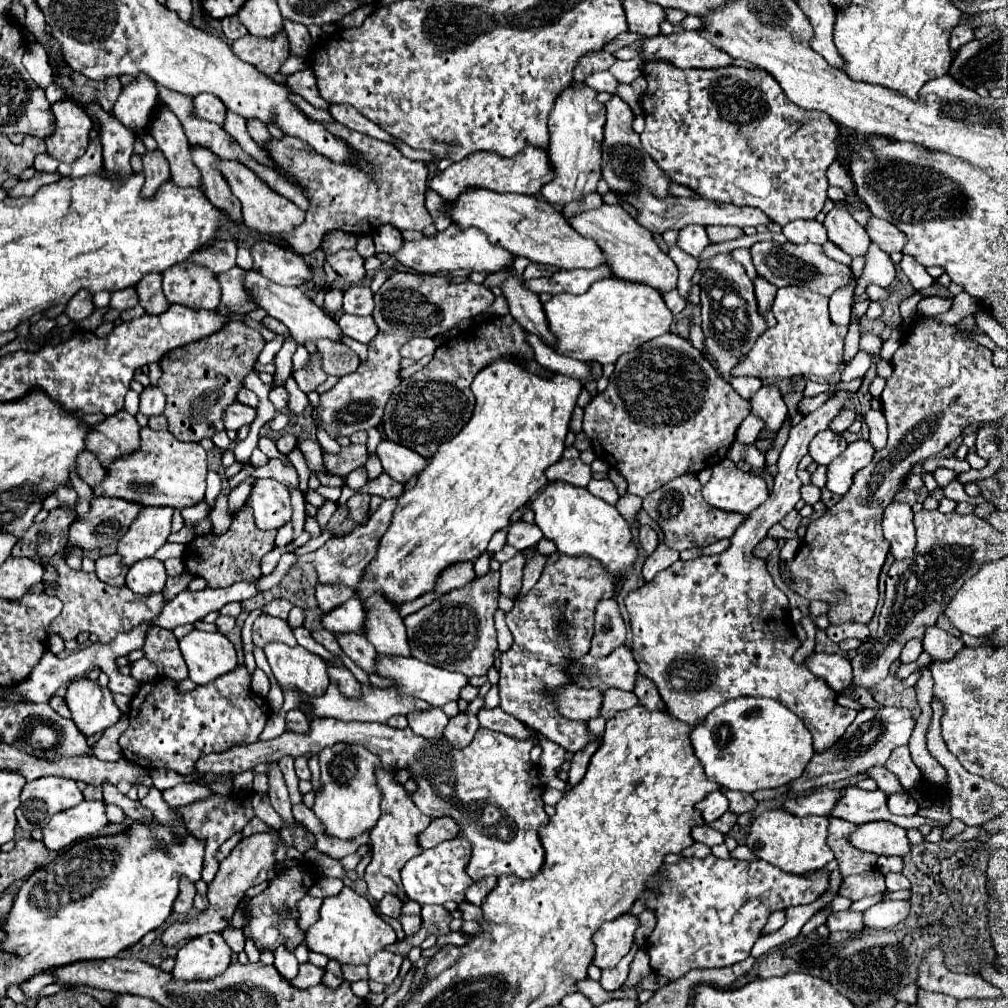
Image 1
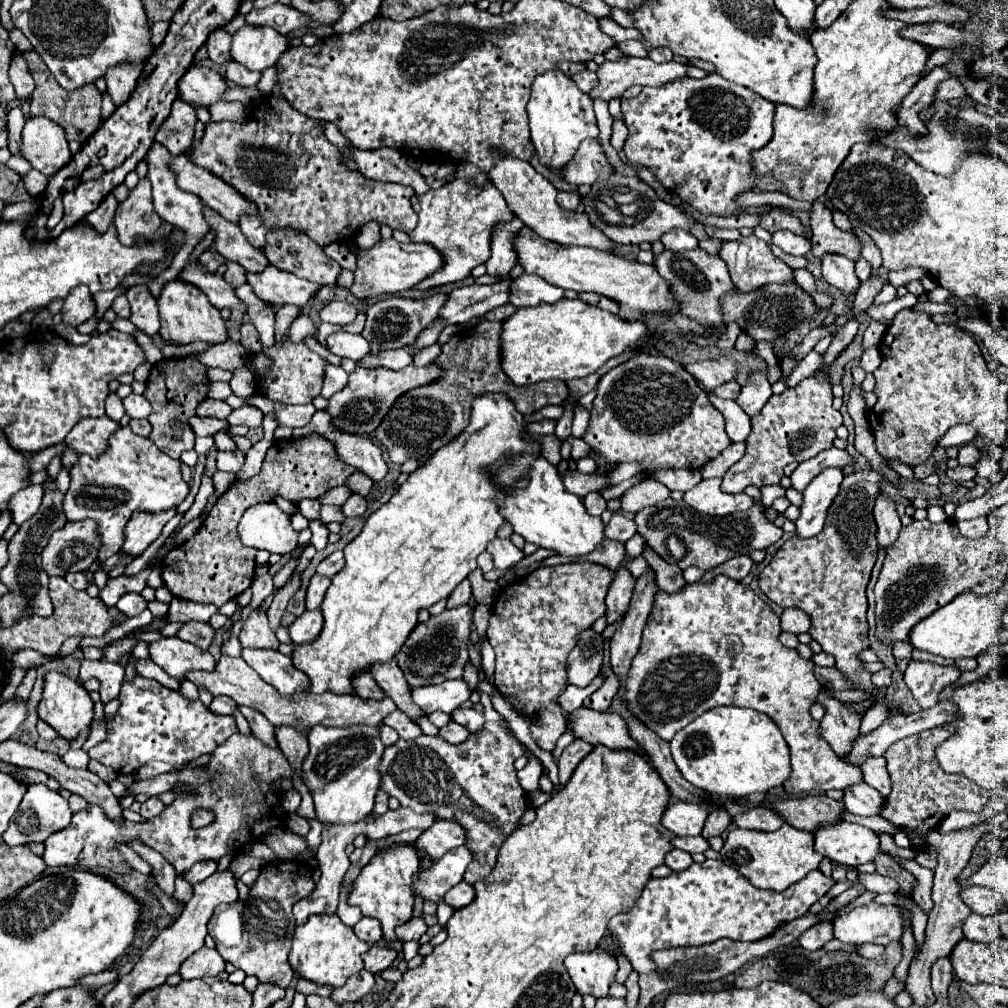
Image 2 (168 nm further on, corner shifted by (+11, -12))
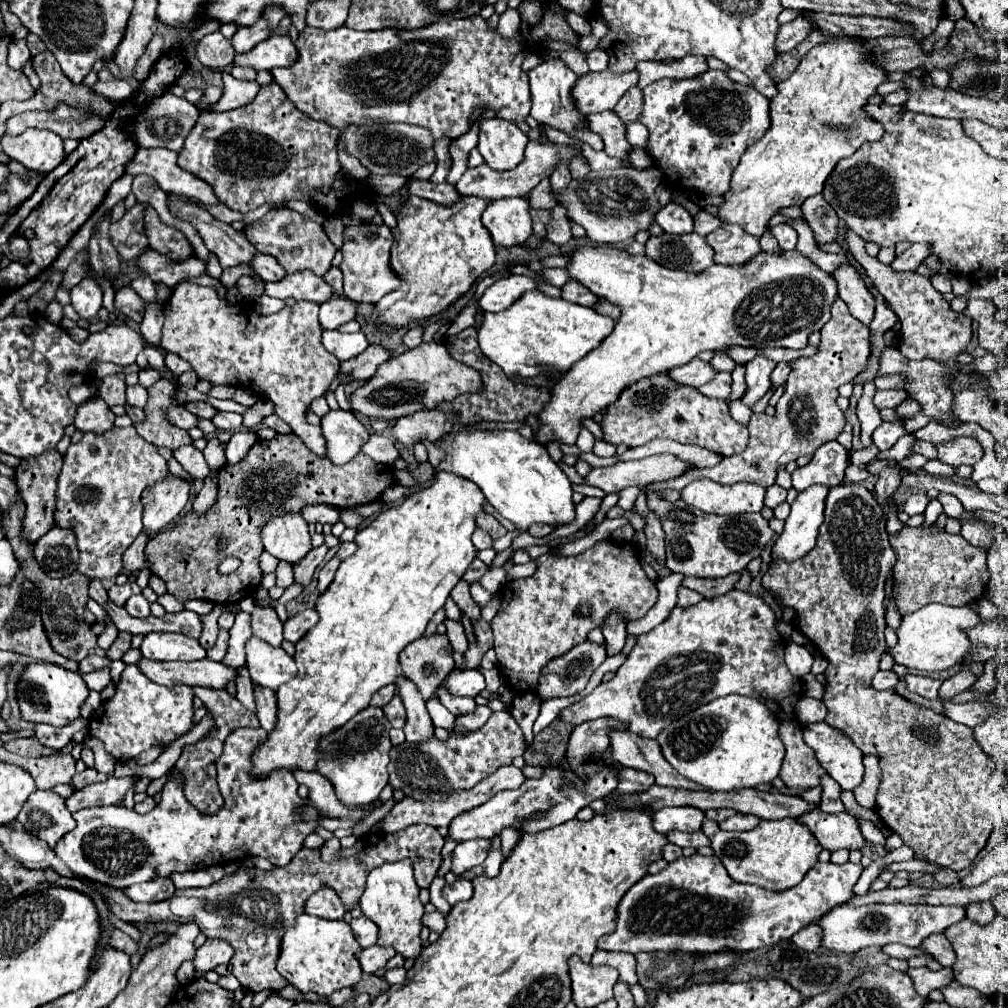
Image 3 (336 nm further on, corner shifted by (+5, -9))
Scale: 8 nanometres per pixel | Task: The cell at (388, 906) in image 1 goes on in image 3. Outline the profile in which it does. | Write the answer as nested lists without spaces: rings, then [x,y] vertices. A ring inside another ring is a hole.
[[[365,916],[353,918],[353,920],[351,920],[351,928],[353,928],[353,934],[357,936],[357,940],[359,940],[359,944],[361,944],[363,948],[373,946],[373,944],[377,942],[377,932],[379,932],[379,928],[377,928],[377,924],[373,924],[371,920],[367,920]]]

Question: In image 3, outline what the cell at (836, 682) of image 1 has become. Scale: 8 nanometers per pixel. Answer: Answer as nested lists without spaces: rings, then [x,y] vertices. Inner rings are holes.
[[[823,722],[805,726],[803,736],[815,750],[821,766],[843,790],[855,790],[861,784],[865,774],[863,752],[849,740],[849,736],[843,736],[839,728]]]

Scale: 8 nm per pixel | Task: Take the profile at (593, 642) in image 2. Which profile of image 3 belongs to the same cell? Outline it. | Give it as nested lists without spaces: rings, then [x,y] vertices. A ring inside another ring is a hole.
[[[585,640],[571,648],[567,656],[551,660],[543,668],[537,694],[541,700],[555,696],[571,696],[581,692],[591,674],[605,662],[605,644]]]

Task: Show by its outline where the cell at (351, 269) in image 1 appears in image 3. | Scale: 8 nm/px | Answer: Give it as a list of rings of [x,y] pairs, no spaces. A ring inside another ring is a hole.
[[[289,208],[269,210],[261,220],[247,224],[245,234],[247,234],[249,242],[255,244],[255,248],[259,248],[259,252],[275,256],[287,274],[293,274],[299,270],[311,270],[315,276],[325,276],[329,272],[331,260],[337,252],[337,248],[331,244],[331,240],[327,238],[327,234],[319,222],[315,222],[295,210],[289,210]]]

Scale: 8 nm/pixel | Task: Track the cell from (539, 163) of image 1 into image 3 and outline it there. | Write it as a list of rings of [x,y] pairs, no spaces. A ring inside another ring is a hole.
[[[409,196],[393,228],[397,244],[391,250],[391,268],[403,278],[403,284],[375,304],[373,320],[377,324],[405,326],[411,320],[439,314],[493,266],[495,246],[481,224],[481,214],[489,202],[491,200],[479,200],[475,196],[461,196],[457,204],[445,208],[445,204],[429,204],[429,200]]]

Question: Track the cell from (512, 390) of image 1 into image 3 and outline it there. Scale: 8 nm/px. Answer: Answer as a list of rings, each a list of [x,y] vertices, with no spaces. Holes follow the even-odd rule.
[[[437,472],[431,486],[407,496],[401,504],[381,512],[367,528],[357,532],[357,552],[341,562],[331,586],[317,598],[319,622],[295,644],[297,674],[277,690],[277,726],[269,740],[253,756],[253,776],[269,774],[275,768],[315,770],[319,738],[335,728],[341,728],[351,716],[369,706],[371,696],[395,682],[399,668],[399,652],[413,640],[425,634],[433,614],[443,608],[451,588],[463,578],[477,556],[471,542],[477,530],[477,514],[485,512],[483,492],[471,480],[451,472]]]

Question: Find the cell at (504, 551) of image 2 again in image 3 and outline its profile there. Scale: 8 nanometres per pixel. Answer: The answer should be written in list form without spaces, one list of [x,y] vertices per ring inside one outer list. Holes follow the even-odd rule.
[[[477,528],[477,530],[475,530],[475,534],[473,534],[473,544],[475,544],[475,548],[477,548],[477,550],[493,548],[493,538],[491,538],[485,530]]]

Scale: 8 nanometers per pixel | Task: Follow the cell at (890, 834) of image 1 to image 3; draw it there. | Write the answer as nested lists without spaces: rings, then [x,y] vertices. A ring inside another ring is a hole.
[[[815,808],[797,820],[809,826],[809,830],[819,840],[819,844],[829,852],[843,850],[843,848],[845,850],[863,850],[863,846],[867,844],[861,834],[859,822],[847,812],[827,814],[821,808]]]

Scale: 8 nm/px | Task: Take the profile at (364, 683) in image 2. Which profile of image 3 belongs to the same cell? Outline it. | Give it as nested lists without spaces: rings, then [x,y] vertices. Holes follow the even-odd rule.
[[[387,684],[385,688],[381,688],[373,698],[371,698],[371,706],[379,706],[379,708],[383,708],[393,696],[395,696],[395,684]]]

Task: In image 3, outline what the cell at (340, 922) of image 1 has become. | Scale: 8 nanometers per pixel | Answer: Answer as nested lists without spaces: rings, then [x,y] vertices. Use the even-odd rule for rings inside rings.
[[[301,914],[297,924],[289,928],[281,940],[281,956],[277,962],[277,970],[283,978],[289,980],[291,986],[305,992],[331,994],[339,988],[353,986],[359,982],[363,970],[355,952],[361,946],[351,932],[351,926],[345,920],[321,920],[309,914]]]

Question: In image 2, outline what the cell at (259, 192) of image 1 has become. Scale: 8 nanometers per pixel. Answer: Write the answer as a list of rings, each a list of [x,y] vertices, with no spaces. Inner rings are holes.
[[[175,155],[169,163],[169,169],[175,173],[177,187],[197,195],[209,209],[217,211],[223,219],[233,223],[239,221],[239,215],[255,215],[255,205],[243,199],[231,185],[223,183],[219,177],[213,177],[209,171],[195,167],[185,155]]]

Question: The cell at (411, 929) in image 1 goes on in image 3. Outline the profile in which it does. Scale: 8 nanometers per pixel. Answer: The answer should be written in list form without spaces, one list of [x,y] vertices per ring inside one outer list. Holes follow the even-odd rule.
[[[435,910],[435,912],[431,912],[431,914],[425,914],[423,916],[423,926],[427,926],[429,930],[433,930],[433,932],[443,932],[445,930],[445,918]]]

